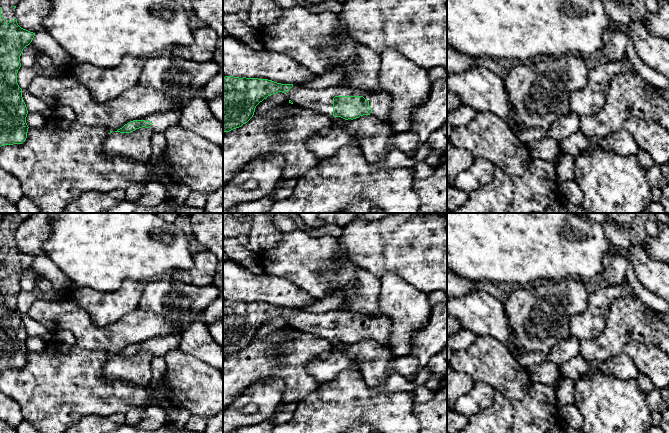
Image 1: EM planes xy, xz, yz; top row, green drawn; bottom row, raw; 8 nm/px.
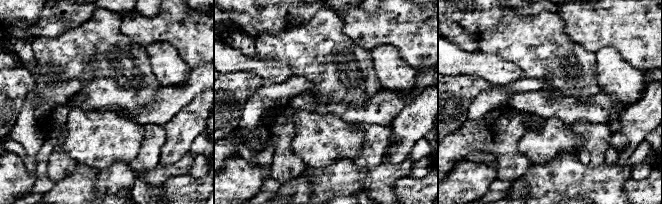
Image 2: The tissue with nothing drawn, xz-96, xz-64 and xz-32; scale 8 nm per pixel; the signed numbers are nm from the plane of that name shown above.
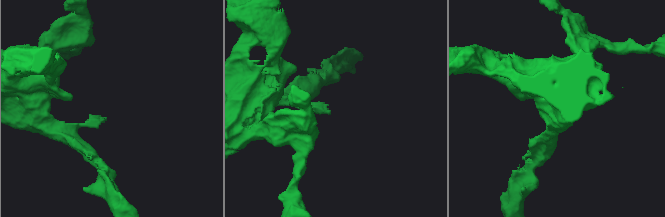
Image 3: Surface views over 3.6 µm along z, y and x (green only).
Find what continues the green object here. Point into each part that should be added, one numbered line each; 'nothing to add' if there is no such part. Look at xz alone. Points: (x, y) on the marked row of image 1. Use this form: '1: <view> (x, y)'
1: xz (320, 100)

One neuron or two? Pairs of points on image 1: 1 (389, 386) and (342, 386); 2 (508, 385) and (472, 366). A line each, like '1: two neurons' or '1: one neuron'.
1: two neurons
2: one neuron

